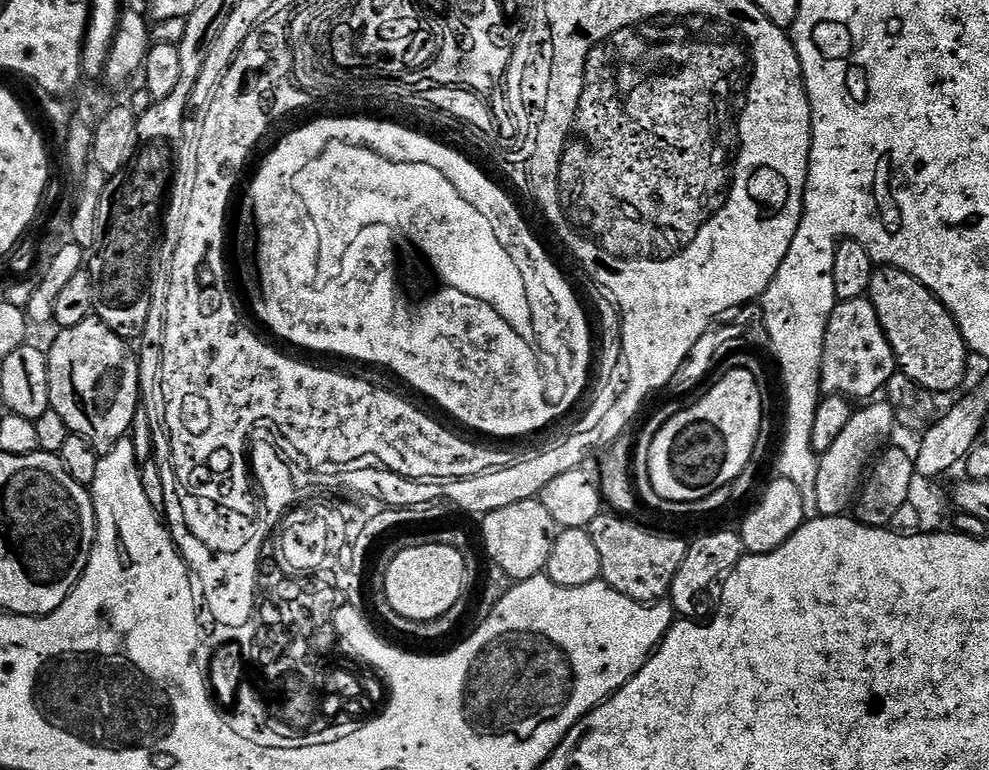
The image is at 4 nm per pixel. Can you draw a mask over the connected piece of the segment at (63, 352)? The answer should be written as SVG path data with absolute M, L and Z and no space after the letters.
M89 318L78 326L57 331L52 349L47 349L48 402L51 411L62 417L69 433L86 438L97 453L109 452L138 420L140 362L133 345L122 339L108 324Z

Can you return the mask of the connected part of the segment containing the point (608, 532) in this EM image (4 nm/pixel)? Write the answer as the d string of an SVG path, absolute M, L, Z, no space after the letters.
M602 514L587 527L594 538L598 558L602 558L600 575L603 583L640 604L663 601L671 593L674 574L678 574L678 566L682 566L682 558L686 558L689 541L667 536L664 532L651 532L632 520L624 520L628 518L623 515L611 515Z

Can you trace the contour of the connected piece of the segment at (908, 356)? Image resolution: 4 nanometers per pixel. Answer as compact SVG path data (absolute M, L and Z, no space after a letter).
M880 266L872 273L867 299L872 301L877 311L878 322L896 356L896 367L913 379L920 387L935 394L952 392L955 388L963 389L964 375L968 372L968 343L962 338L958 326L946 306L927 288L910 274L891 266Z

